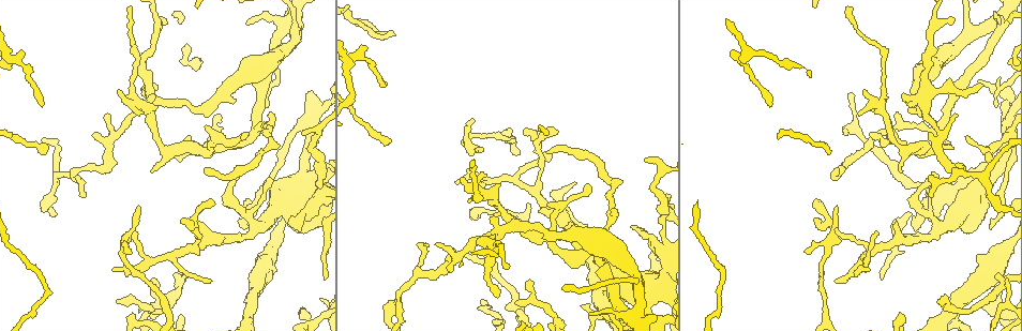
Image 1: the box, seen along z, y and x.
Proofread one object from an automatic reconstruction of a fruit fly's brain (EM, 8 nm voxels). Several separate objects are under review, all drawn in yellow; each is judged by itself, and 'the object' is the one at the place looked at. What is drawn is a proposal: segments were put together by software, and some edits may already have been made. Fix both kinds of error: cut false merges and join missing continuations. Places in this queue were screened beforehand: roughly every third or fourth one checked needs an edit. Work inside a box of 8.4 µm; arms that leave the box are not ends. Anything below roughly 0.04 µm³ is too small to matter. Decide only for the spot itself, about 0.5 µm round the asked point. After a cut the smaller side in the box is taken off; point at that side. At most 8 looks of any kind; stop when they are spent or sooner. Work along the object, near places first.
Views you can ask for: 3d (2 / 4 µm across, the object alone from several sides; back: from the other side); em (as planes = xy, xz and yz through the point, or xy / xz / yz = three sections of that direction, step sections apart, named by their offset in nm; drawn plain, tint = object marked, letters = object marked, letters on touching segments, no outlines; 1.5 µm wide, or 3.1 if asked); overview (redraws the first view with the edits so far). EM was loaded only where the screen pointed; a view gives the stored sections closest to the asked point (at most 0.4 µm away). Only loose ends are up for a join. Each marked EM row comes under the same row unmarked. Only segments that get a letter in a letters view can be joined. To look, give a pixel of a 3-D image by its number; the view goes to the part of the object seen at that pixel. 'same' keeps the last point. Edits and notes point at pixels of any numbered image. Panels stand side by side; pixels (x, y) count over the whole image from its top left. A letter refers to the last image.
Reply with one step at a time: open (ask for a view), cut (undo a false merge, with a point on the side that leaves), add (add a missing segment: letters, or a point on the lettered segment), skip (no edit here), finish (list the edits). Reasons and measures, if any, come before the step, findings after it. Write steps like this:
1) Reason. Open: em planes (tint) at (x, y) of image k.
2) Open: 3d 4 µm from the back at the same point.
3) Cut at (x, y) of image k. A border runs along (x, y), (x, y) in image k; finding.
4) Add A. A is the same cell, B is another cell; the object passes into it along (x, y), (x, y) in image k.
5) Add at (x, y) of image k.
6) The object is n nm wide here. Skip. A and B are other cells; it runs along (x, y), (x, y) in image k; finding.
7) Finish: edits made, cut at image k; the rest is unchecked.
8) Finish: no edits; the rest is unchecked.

A narrow waist. Open: 3d 2 µm at (532, 226) of image 1.

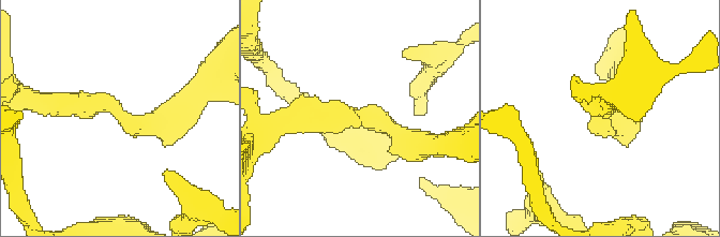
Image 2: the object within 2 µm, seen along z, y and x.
The arms are 220, 240 nm wide; now the EM. Open: em planes (tint) at (117, 109) of image 2.

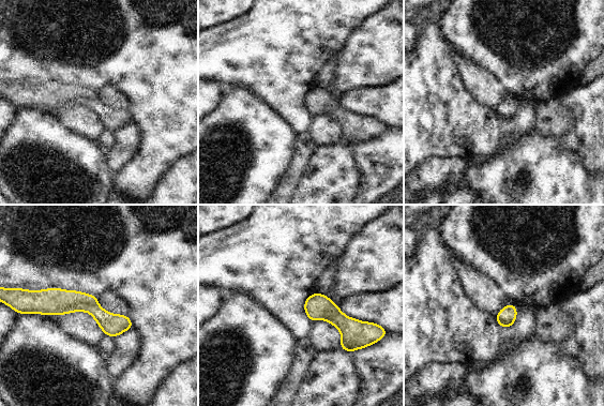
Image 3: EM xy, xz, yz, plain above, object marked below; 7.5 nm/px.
What lies round it. Open: em planes (letters) at the same point.

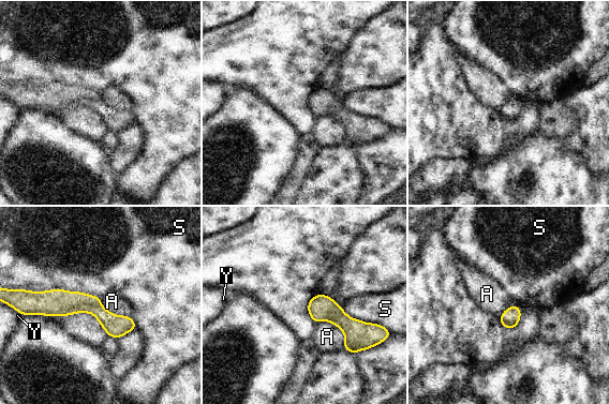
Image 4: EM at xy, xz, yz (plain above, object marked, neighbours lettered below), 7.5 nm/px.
Skip. A, S and Y are other cells; a border runs along (316, 322), (332, 323), (343, 348) in image 4; one neuron here.

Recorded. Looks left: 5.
Free end. Open: 3d 2 µm from the back at (151, 173) of image 1.

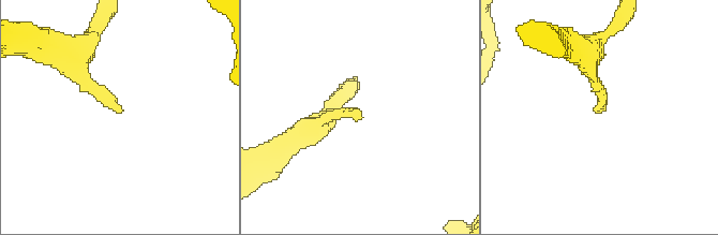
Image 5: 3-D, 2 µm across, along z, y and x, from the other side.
Open: em xy step 4 (tint) at (120, 112) of image 5.

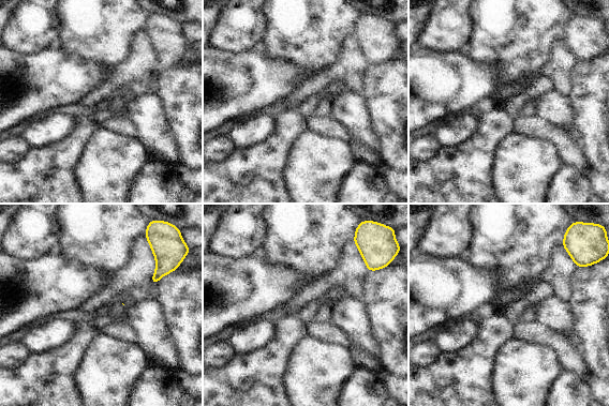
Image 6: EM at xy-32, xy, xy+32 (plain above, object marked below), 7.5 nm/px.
Another direction. Open: em planes (letters) at the same point.

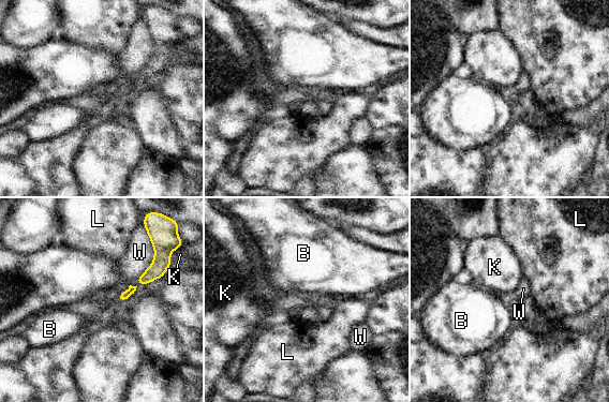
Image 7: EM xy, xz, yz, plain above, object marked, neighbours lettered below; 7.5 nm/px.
The longest contact is with W, 360 nm. Skip. B, K, L and W are other cells; no lettered segment goes on from it.

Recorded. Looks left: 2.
An open end. Open: 3d 4 µm at (588, 188) of image 1.

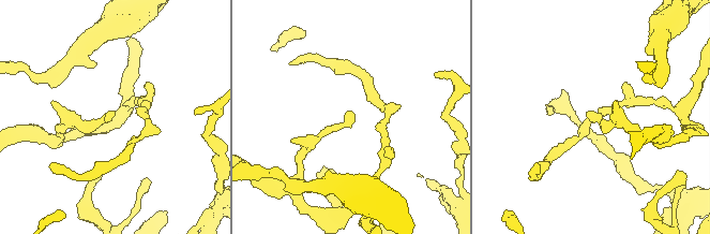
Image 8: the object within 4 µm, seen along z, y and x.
Now the EM. Open: em planes (letters) at (353, 113) of image 8.

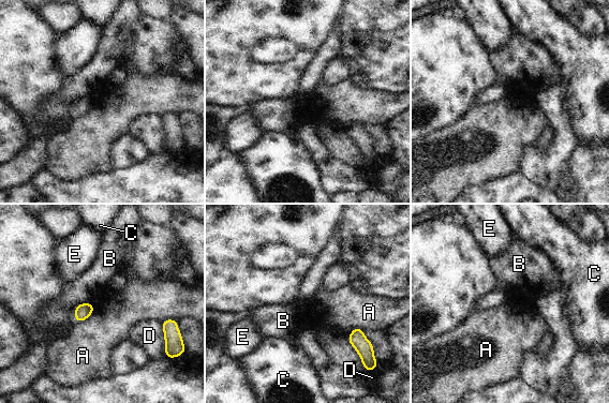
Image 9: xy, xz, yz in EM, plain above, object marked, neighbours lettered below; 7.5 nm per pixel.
The object is 120 nm wide here. Skip. A, B, C, D and E are other cells; a border runs along (95, 307), (86, 318), (76, 323) in image 9; no lettered segment goes on from it.

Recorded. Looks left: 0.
Finish: no edits; the rest is unchecked.

